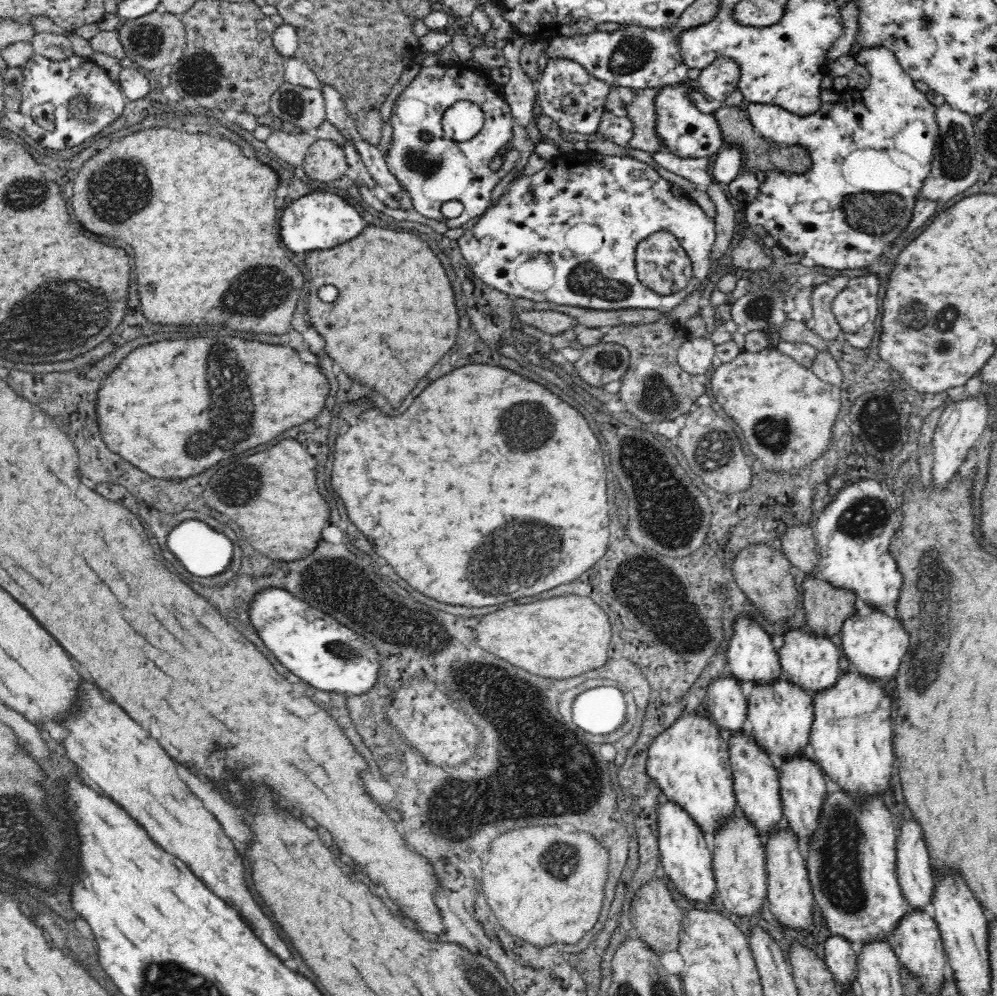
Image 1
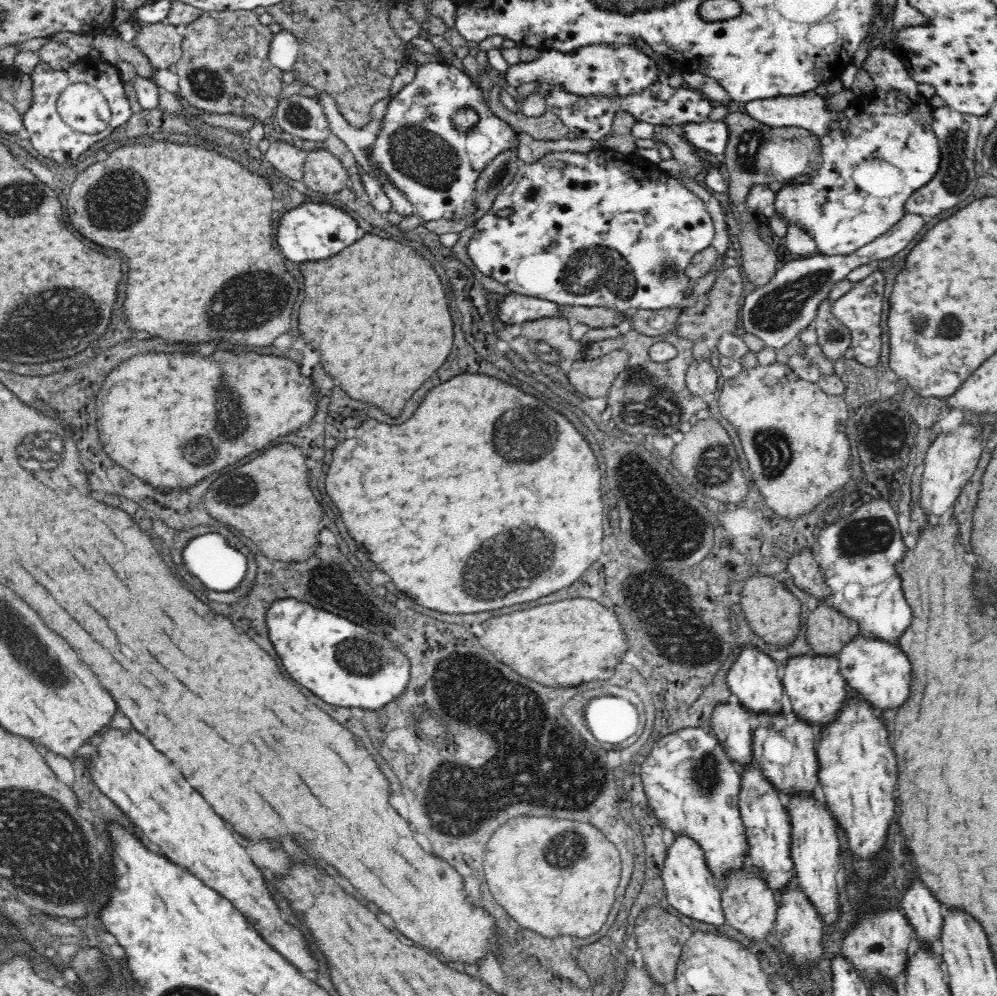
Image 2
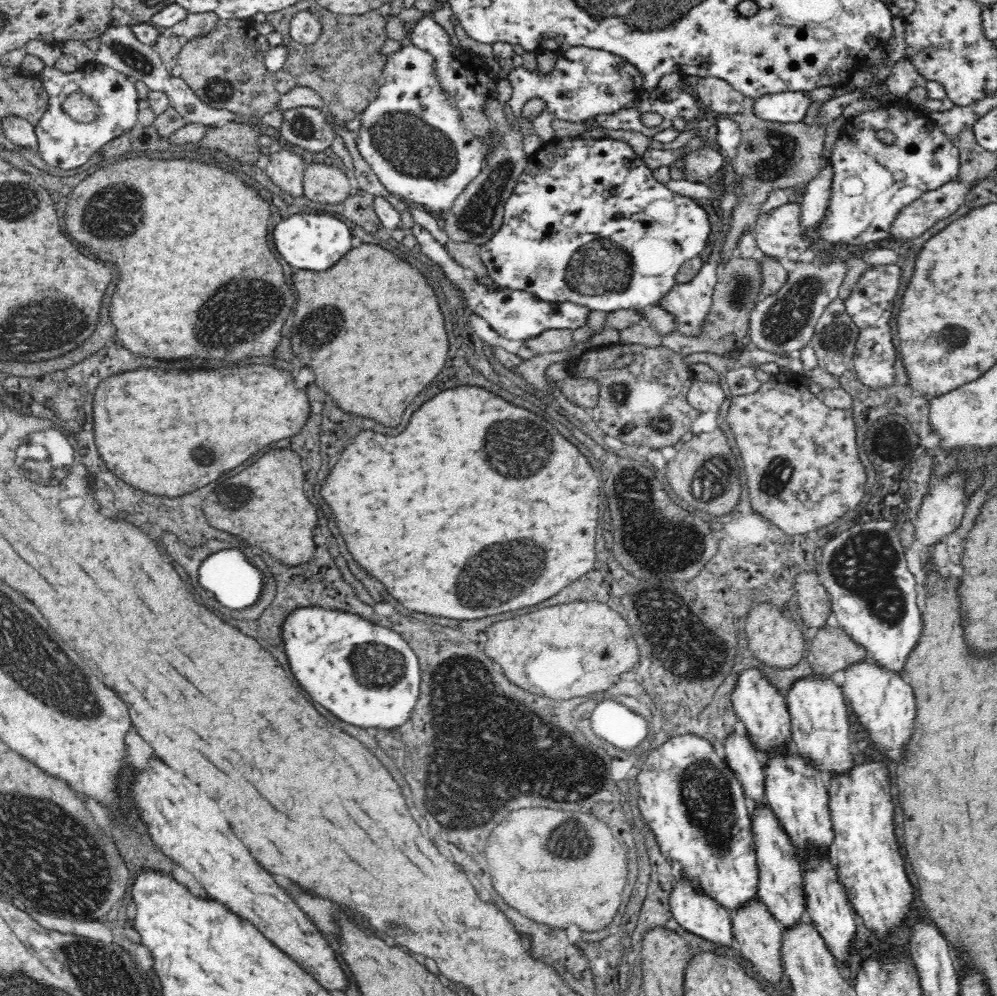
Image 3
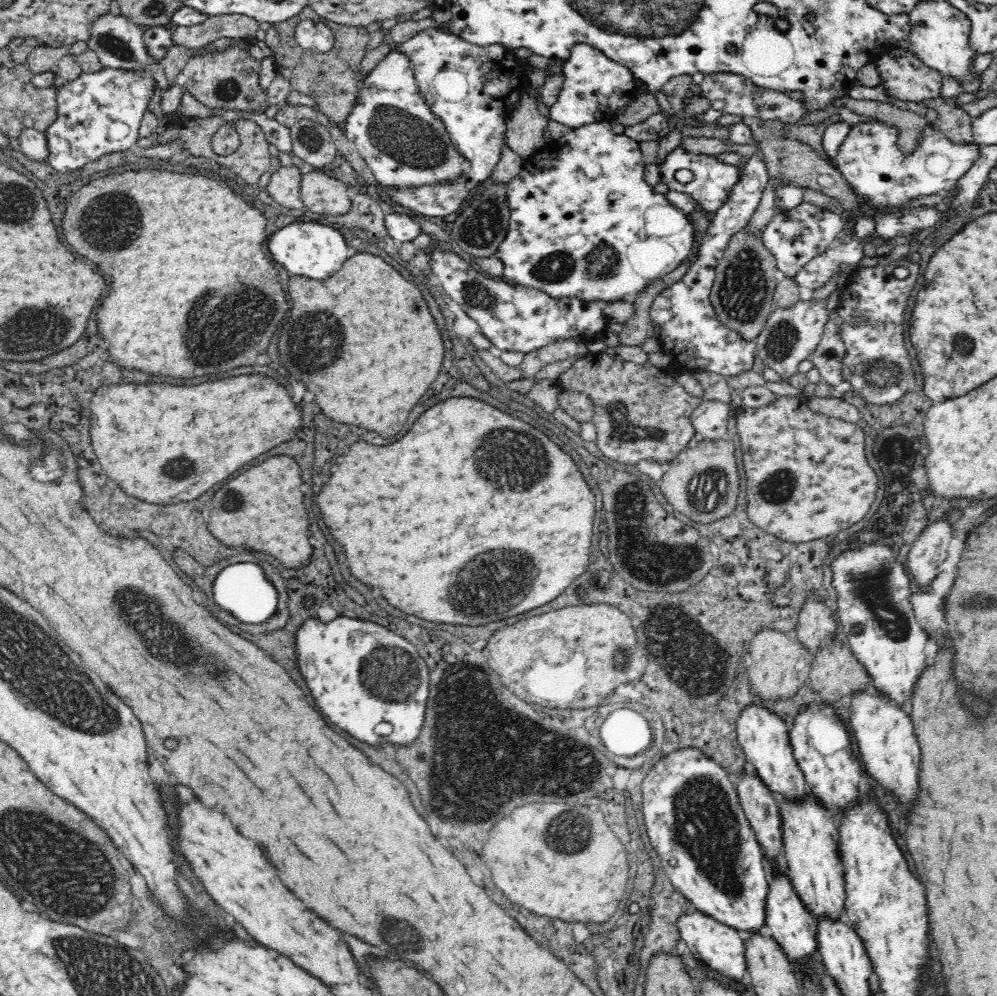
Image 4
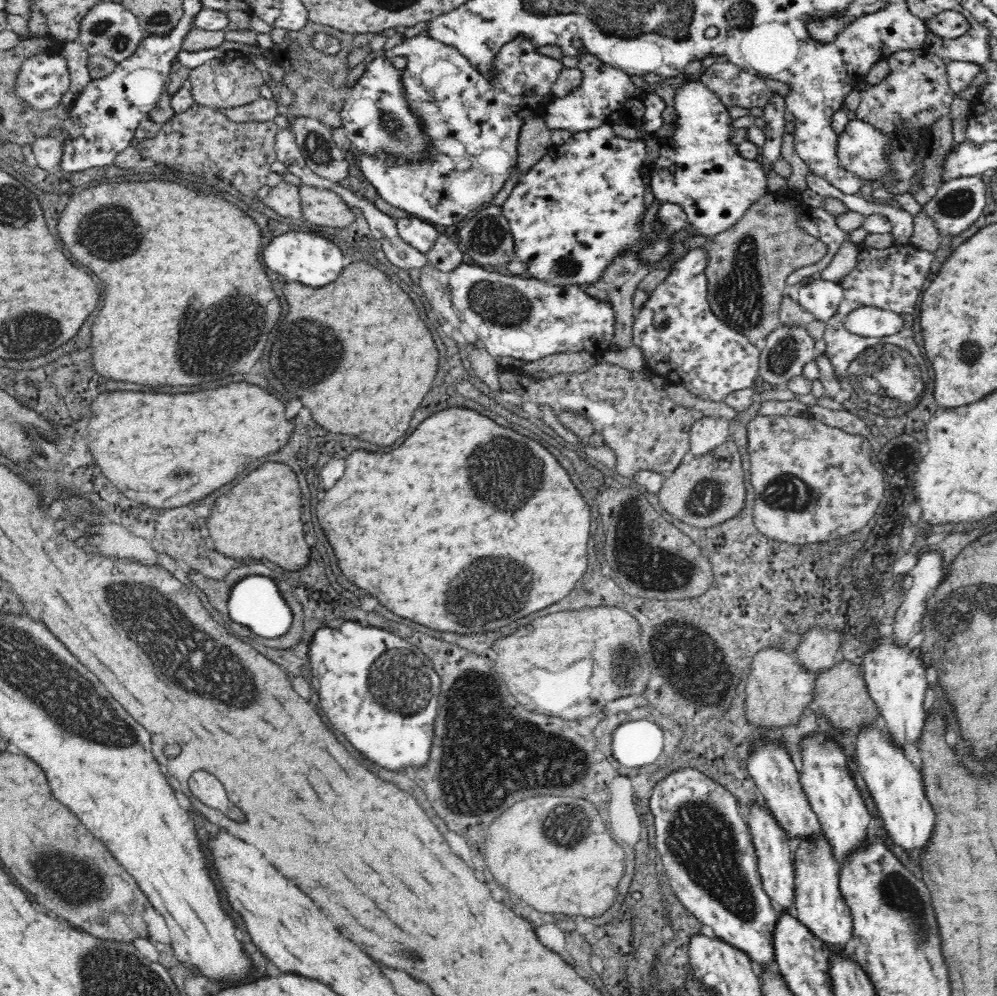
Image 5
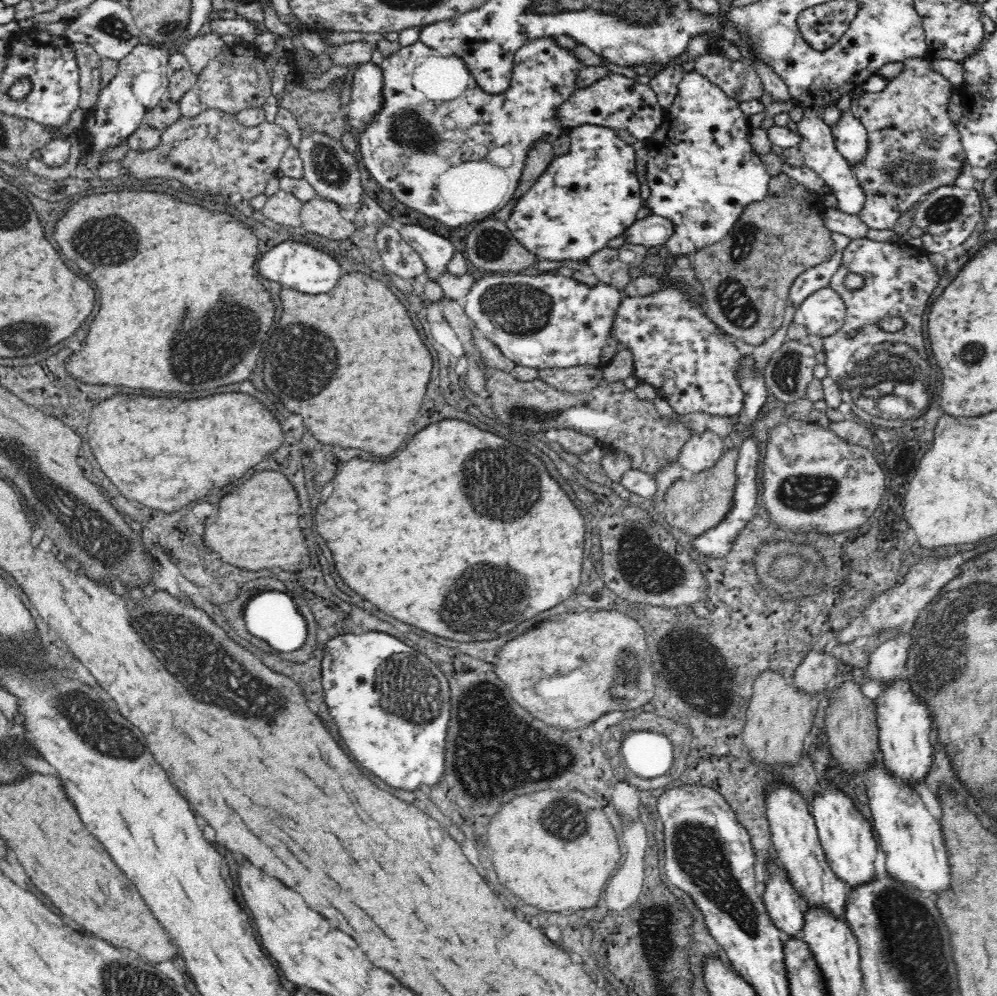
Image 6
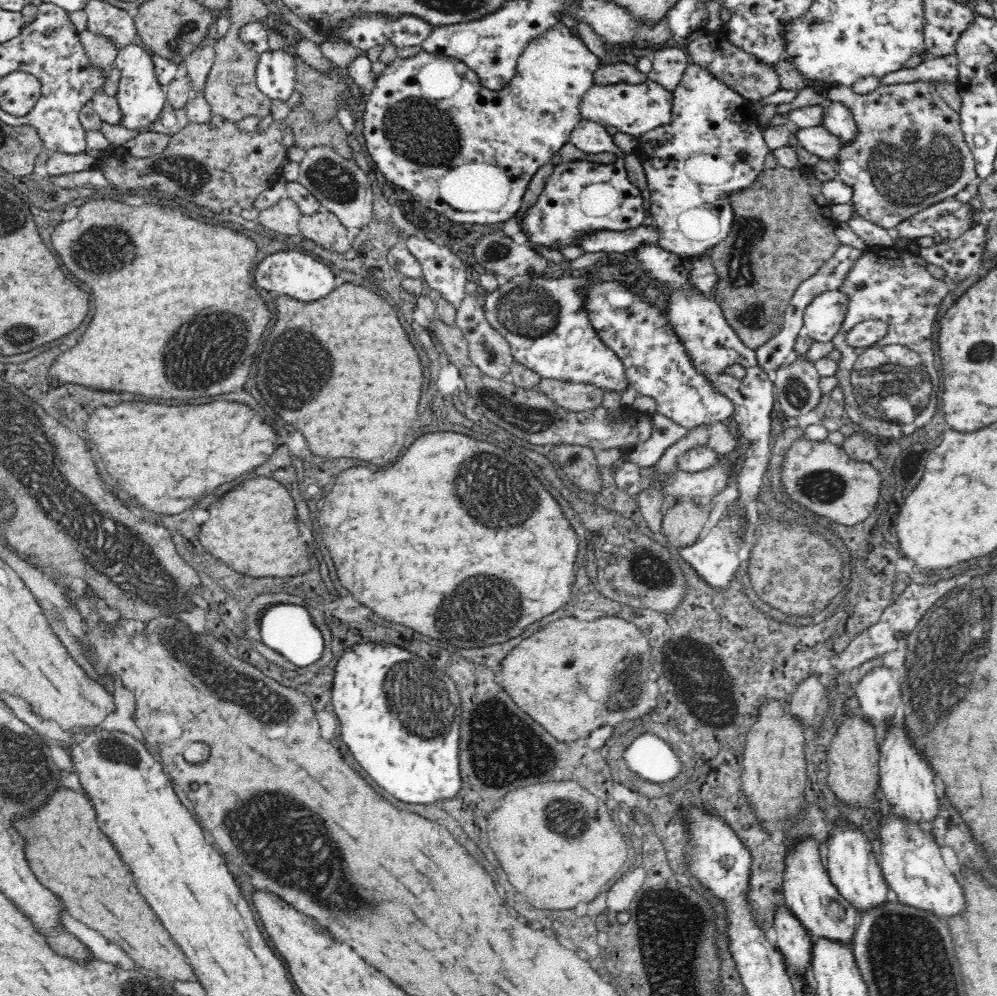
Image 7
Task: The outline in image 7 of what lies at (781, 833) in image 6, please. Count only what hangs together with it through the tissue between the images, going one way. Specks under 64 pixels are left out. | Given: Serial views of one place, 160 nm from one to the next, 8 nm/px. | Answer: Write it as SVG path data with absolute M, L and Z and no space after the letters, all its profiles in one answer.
M814 839L797 840L792 852L787 854L783 882L785 906L804 925L812 939L832 939L852 948L861 915L838 893L826 875L817 843Z

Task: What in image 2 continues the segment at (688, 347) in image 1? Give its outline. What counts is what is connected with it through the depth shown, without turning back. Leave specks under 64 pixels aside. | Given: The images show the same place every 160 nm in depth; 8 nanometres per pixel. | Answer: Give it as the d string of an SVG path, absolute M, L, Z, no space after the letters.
M692 361L686 373L686 386L688 391L705 401L714 399L714 392L718 392L715 367L708 361Z

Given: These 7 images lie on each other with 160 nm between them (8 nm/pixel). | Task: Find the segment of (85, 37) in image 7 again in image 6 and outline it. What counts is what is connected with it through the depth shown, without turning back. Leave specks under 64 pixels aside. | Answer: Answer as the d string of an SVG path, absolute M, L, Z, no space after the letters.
M76 41L71 45L78 58L78 67L80 67L79 108L88 113L96 106L100 91L104 87L101 70L106 58L100 56L87 42Z

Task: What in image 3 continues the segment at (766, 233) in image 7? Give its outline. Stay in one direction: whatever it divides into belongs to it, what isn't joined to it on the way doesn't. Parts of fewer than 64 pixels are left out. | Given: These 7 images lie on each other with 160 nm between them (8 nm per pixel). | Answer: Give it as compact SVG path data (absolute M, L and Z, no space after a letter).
M735 251L728 258L728 262L718 271L713 303L705 320L706 332L699 338L690 338L675 330L668 336L664 336L661 344L682 356L694 354L694 352L712 352L712 354L723 355L730 348L735 349L737 346L741 346L742 341L750 332L752 309L763 299L764 275L762 275L760 264L762 263L754 256L743 258L739 252Z

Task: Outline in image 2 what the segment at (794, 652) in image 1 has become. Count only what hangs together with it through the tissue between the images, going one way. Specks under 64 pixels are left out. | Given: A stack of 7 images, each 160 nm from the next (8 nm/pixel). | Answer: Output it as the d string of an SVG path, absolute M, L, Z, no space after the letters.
M794 657L786 665L783 688L791 700L792 713L808 725L817 726L820 732L833 723L845 706L846 681L840 674L837 657Z

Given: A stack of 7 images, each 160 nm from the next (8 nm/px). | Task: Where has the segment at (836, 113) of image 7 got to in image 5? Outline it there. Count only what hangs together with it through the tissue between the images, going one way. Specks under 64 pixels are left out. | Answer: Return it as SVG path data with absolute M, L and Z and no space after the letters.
M860 119L849 120L837 139L837 157L846 170L866 183L888 180L888 161L884 161L883 154L885 138L878 129Z

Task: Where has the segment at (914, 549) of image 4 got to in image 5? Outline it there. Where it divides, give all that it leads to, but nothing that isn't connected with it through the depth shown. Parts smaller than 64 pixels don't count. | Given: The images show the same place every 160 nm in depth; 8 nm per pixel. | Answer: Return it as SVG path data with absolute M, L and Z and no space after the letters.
M938 552L922 555L909 574L910 581L904 602L895 614L893 632L890 635L892 643L898 647L905 647L912 637L921 631L927 599L944 579L942 557Z

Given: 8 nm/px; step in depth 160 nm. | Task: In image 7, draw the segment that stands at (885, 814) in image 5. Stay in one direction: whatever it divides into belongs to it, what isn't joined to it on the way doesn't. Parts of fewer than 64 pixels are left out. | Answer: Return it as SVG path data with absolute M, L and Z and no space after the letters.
M902 817L882 818L879 828L881 853L879 863L888 888L894 891L898 902L920 911L930 912L934 917L956 916L964 912L964 894L956 878L948 870L940 855L940 846L936 844L929 829L920 828L912 821L902 821Z

